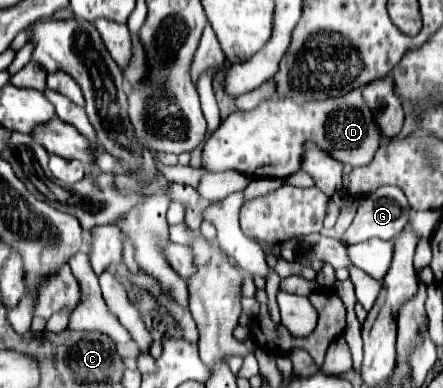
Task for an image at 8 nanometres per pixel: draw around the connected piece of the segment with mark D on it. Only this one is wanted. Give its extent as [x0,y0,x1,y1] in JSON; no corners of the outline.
[201,90,381,178]

